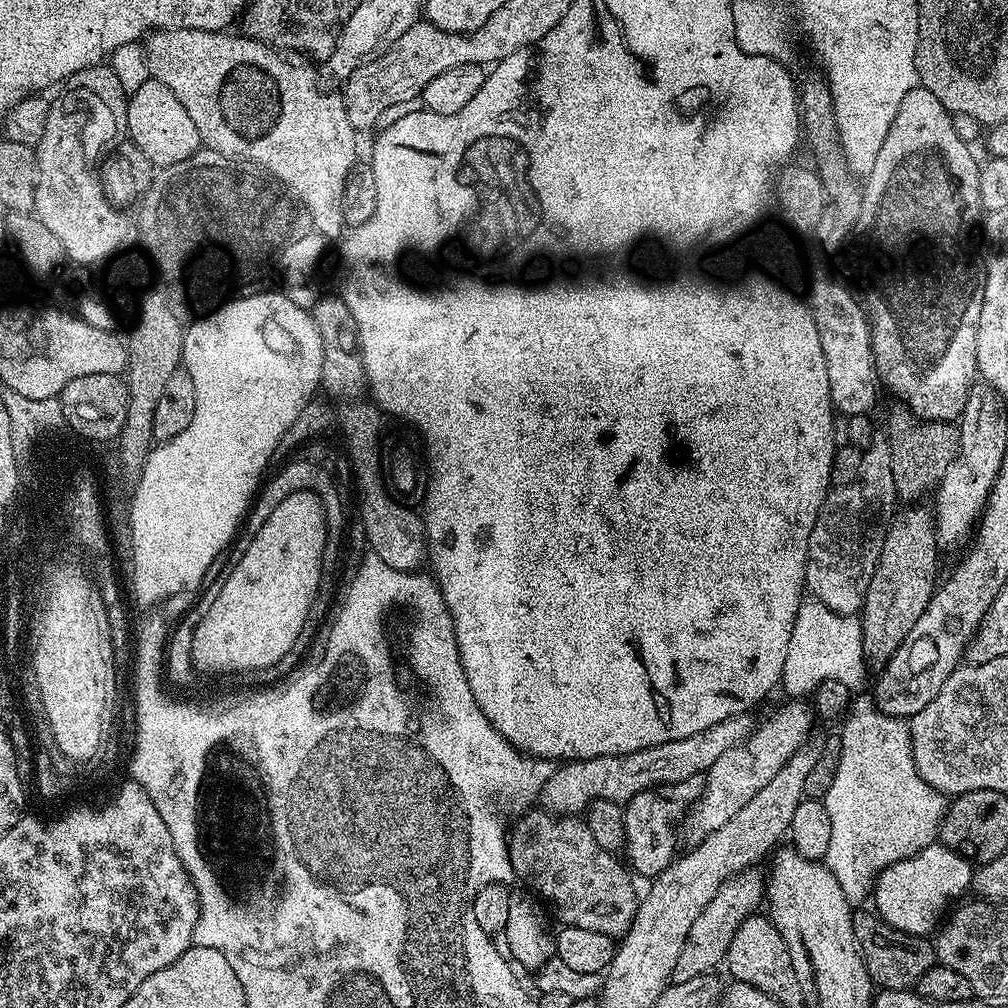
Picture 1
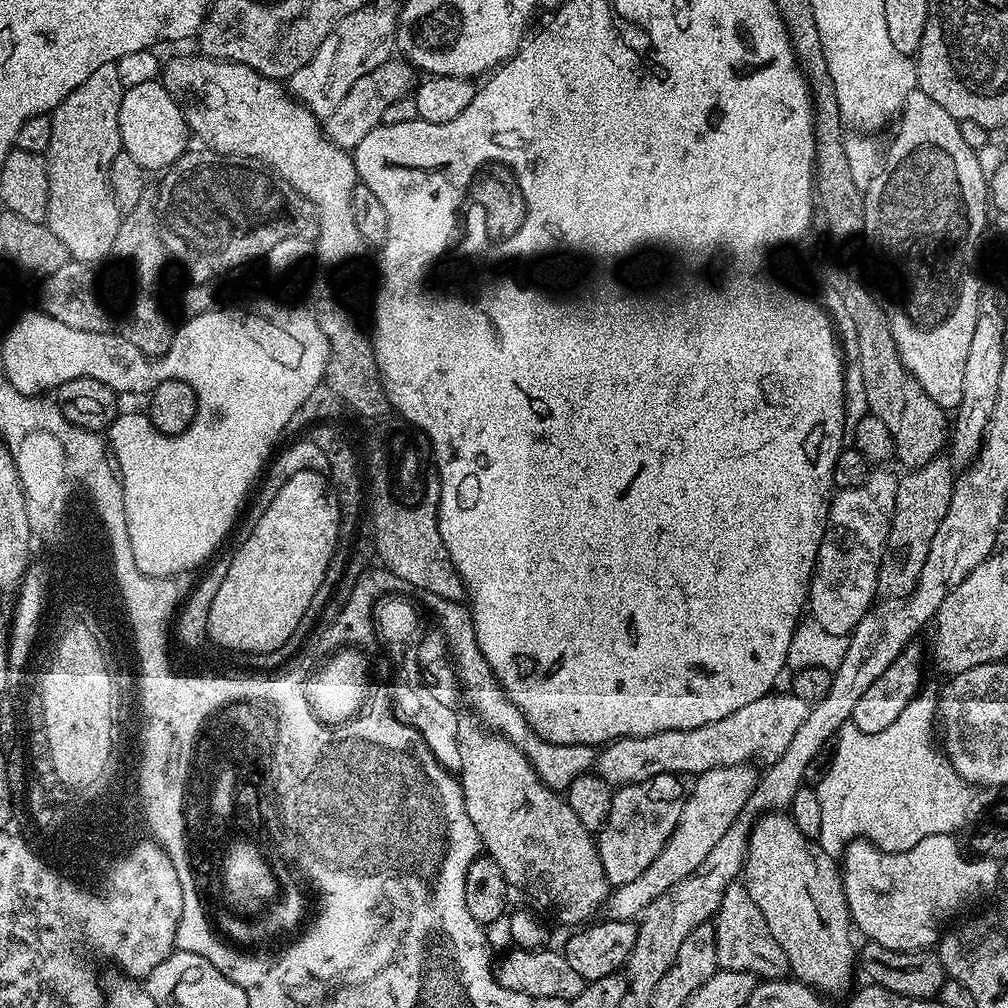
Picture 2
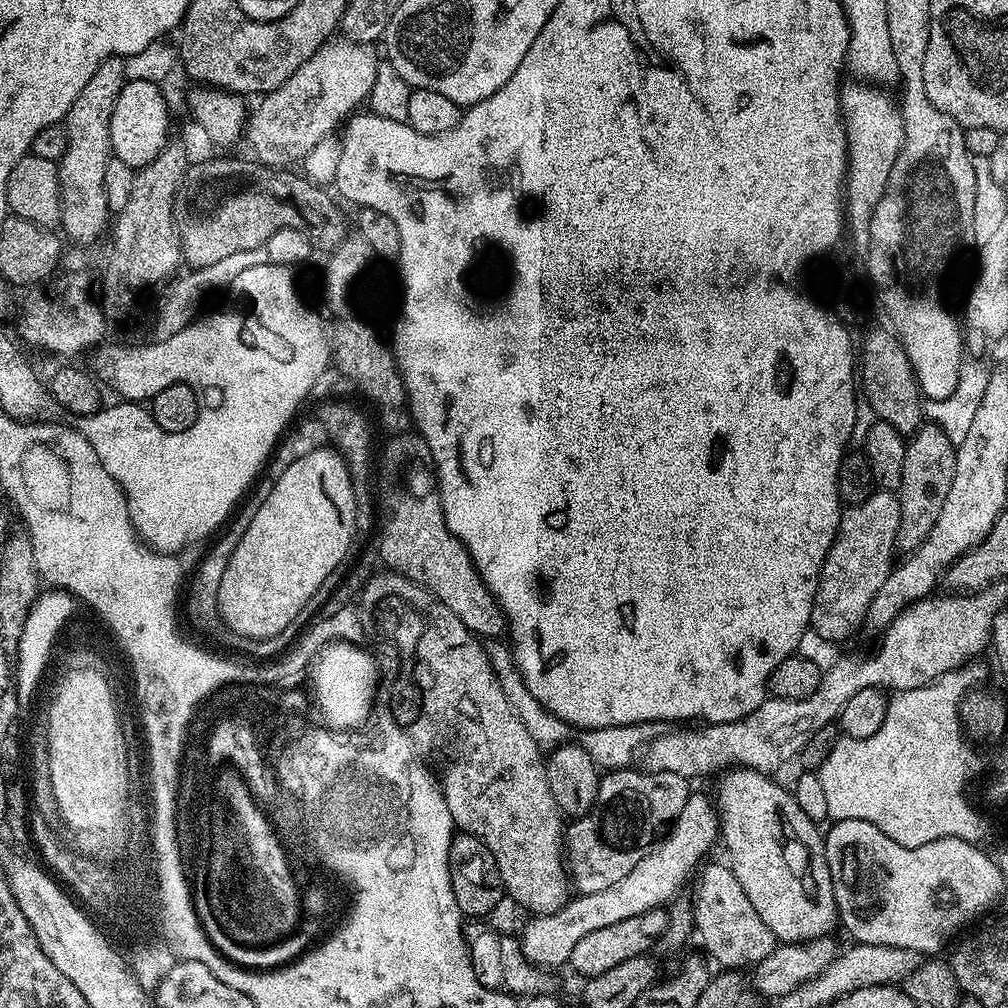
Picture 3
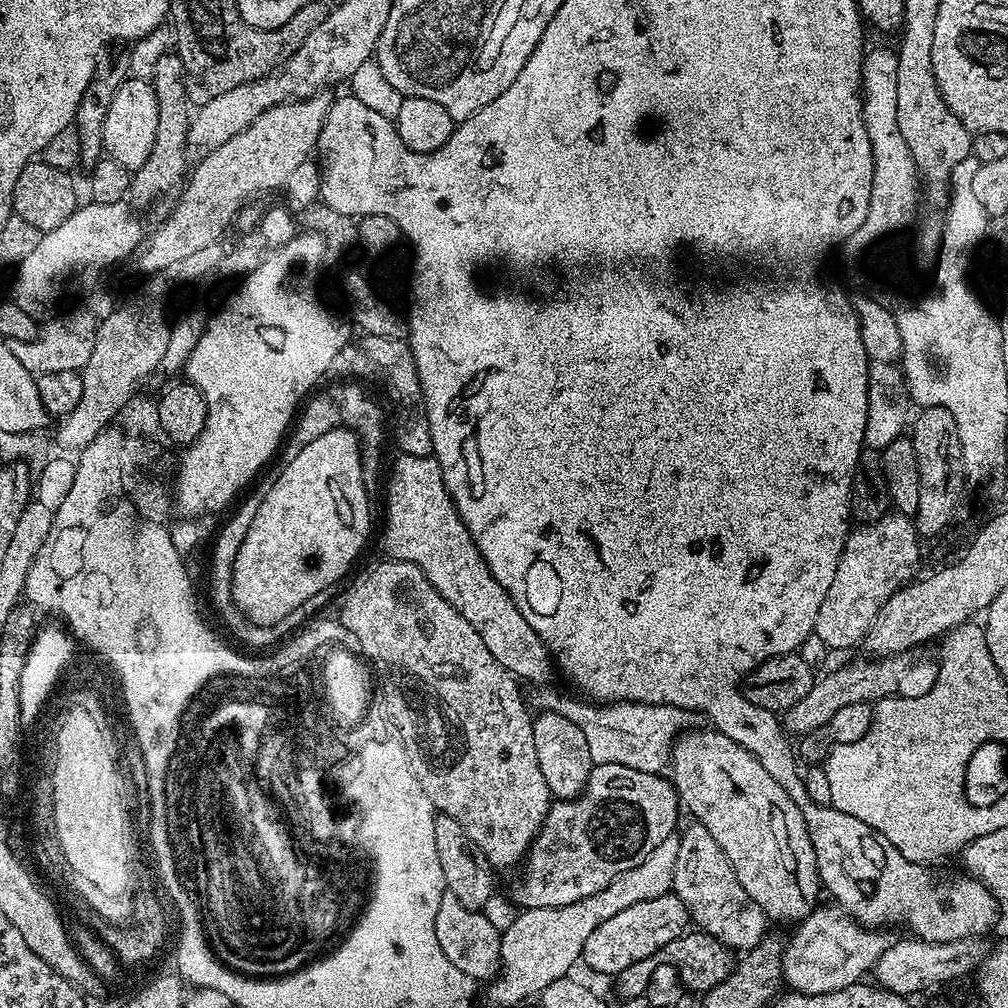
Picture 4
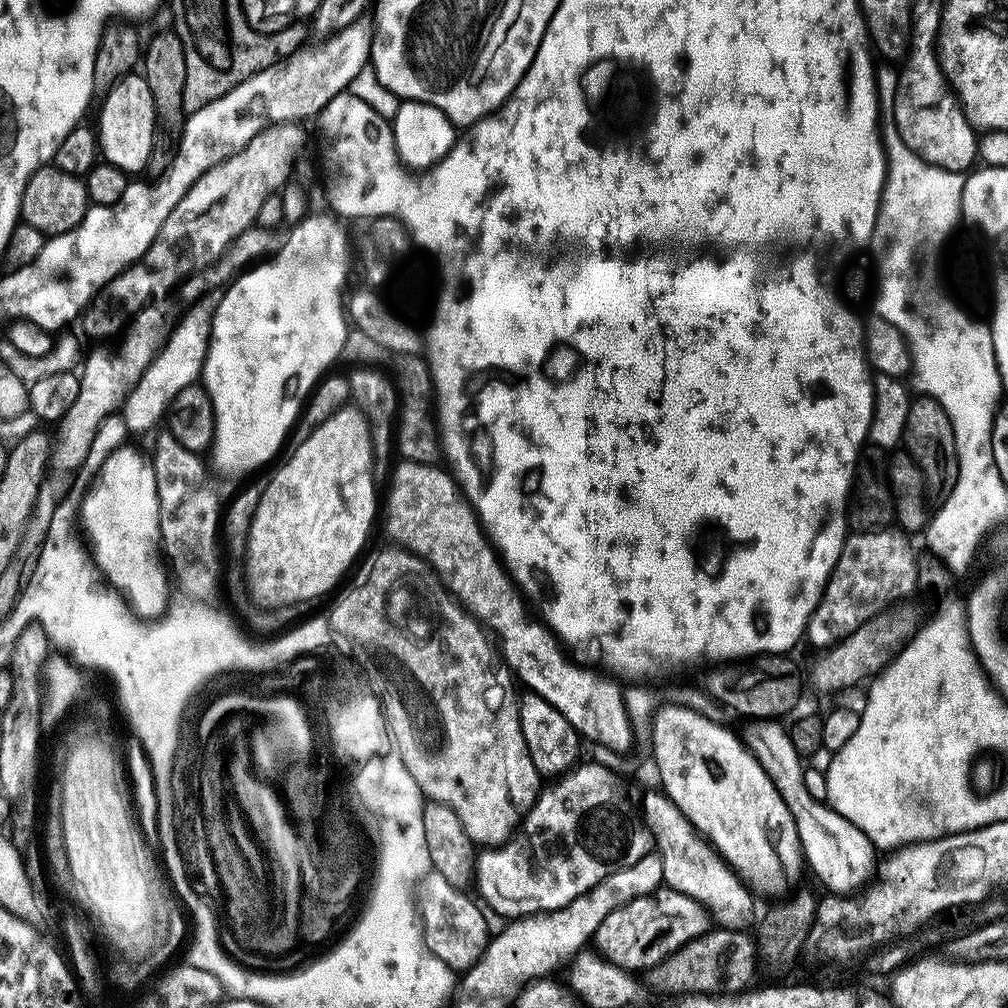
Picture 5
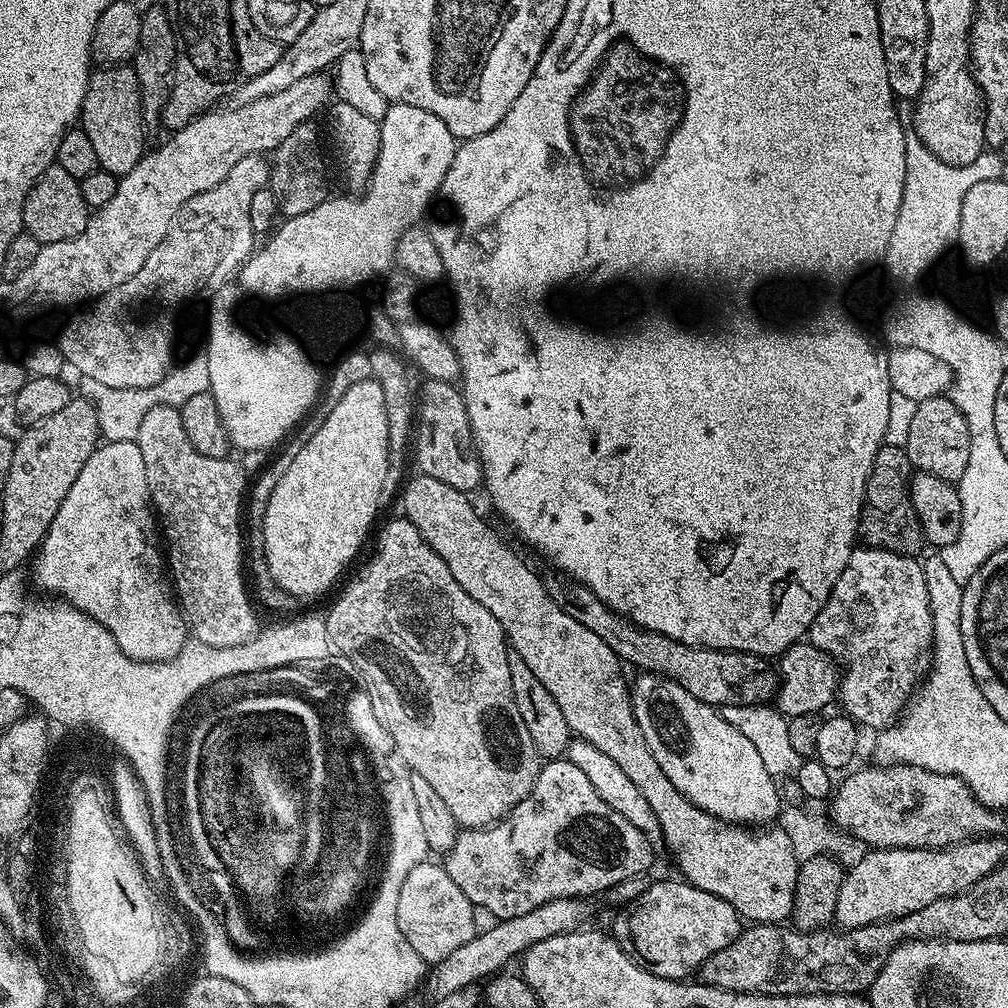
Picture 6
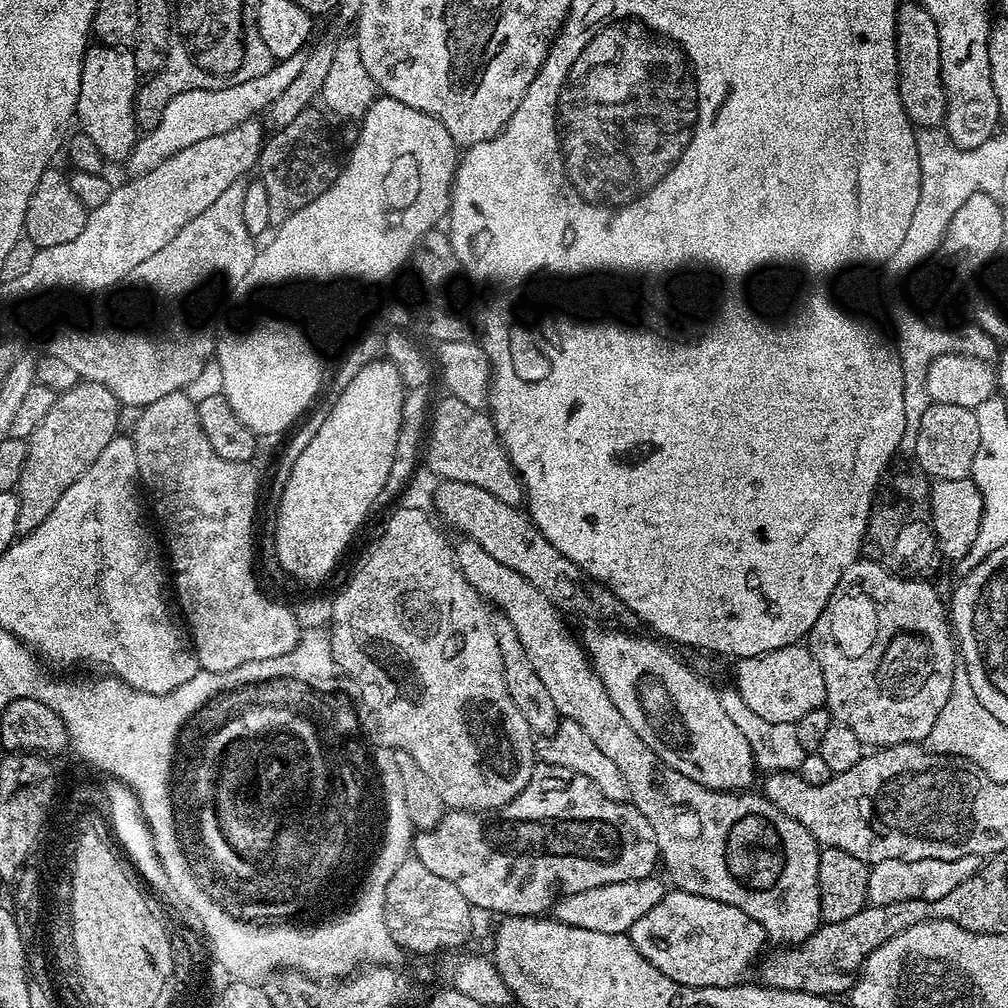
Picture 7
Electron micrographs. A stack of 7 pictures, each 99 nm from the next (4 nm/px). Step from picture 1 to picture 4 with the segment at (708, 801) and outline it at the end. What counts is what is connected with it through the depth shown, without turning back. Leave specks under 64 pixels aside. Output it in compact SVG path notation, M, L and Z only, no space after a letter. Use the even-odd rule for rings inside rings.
M679 835L667 836L658 842L658 846L654 846L654 850L650 850L650 854L646 854L646 862L638 862L634 870L618 874L610 886L598 890L598 894L590 894L590 898L570 902L570 906L517 911L513 925L500 937L498 975L488 988L489 998L496 1004L516 1004L527 996L539 997L550 982L558 982L573 971L571 968L583 957L586 938L590 938L590 934L594 934L602 922L614 918L614 914L626 910L626 906L634 906L634 902L669 895L672 892L674 858L678 858L679 841Z

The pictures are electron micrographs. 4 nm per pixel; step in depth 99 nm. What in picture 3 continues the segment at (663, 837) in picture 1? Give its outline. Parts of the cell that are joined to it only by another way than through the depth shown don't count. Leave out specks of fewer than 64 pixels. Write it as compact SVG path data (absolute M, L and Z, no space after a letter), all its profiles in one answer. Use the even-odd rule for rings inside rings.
M629 766L605 771L600 777L598 798L594 806L586 815L573 819L567 825L564 847L570 884L581 896L594 894L597 890L607 890L609 886L614 886L614 882L626 878L626 874L630 874L630 870L634 870L634 866L646 858L661 833L676 821L678 814L682 814L682 806L686 806L690 795L689 777L669 772L635 772L634 769L635 767Z

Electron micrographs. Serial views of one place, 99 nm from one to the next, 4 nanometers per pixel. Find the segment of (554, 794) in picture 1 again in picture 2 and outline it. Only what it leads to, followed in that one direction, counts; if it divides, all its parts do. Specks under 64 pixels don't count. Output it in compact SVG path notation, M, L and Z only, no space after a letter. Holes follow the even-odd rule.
M776 695L758 698L742 706L742 710L734 710L727 718L718 718L718 722L694 730L666 730L613 741L597 755L596 774L617 788L648 781L658 774L695 778L710 770L756 762L756 759L771 762L790 746L790 738L798 734L798 726L802 726L810 711L810 704L800 696Z

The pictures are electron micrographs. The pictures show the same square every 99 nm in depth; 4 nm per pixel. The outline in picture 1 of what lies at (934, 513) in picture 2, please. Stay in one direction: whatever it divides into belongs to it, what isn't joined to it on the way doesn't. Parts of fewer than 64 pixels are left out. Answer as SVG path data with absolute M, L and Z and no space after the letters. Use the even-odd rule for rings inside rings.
M904 506L900 516L893 515L891 517L886 528L880 561L870 578L870 586L864 595L862 609L864 654L872 664L874 662L877 666L887 664L891 656L898 650L898 646L902 646L906 634L910 634L910 630L914 630L914 622L918 622L918 618L922 618L933 592L938 587L938 579L936 580L936 548L938 549L936 522L929 509L927 512L924 508L916 507L920 506Z

